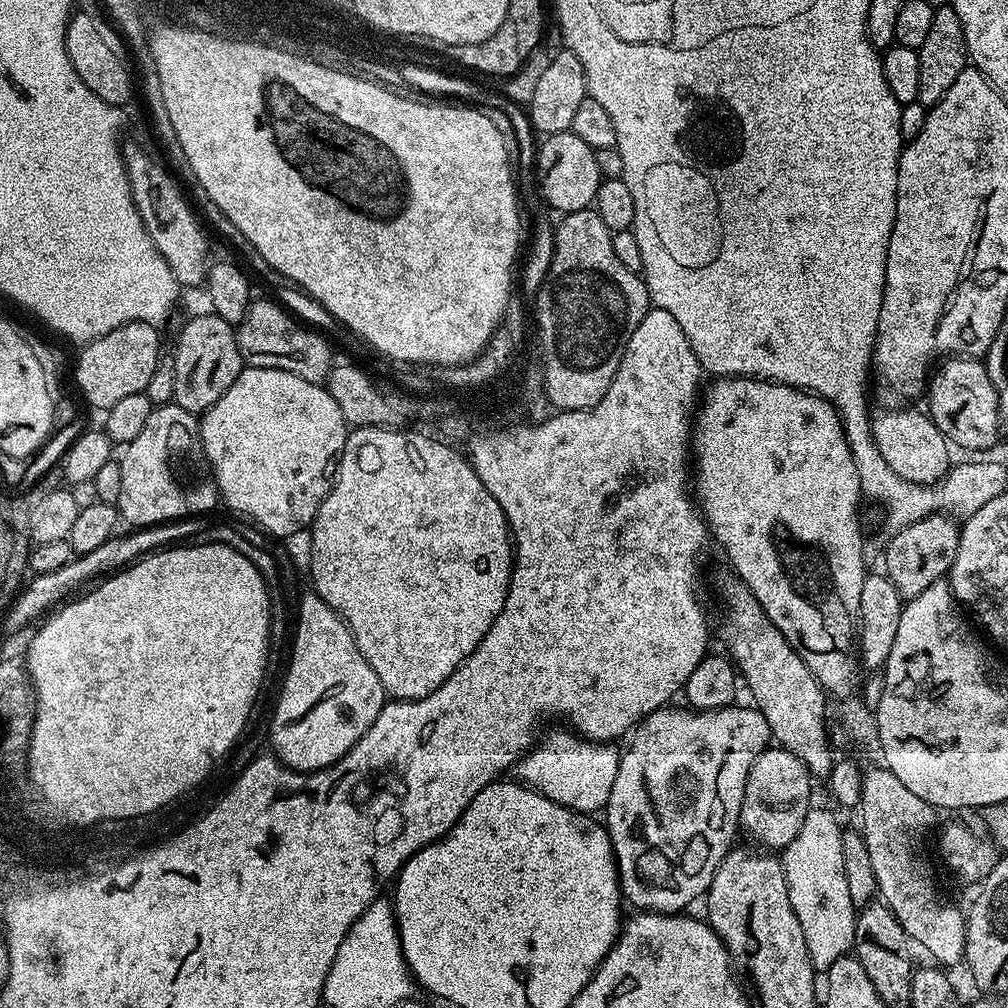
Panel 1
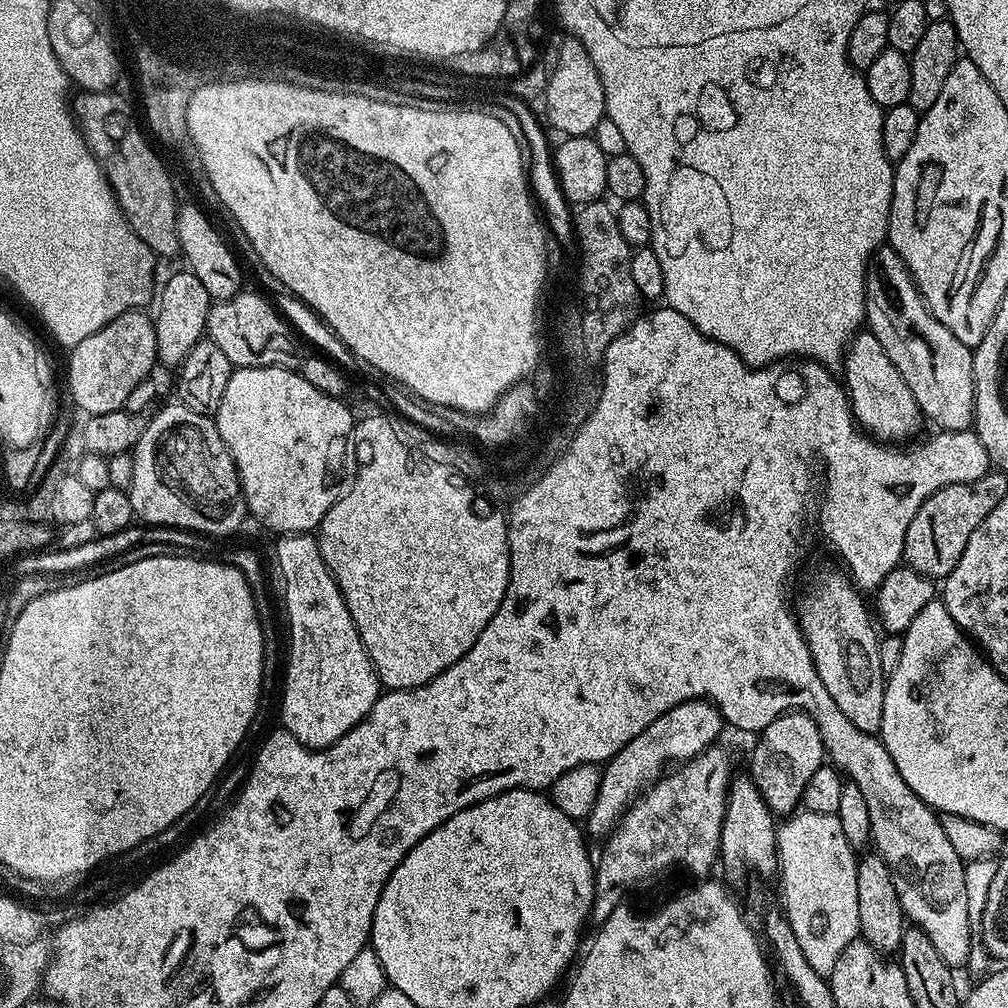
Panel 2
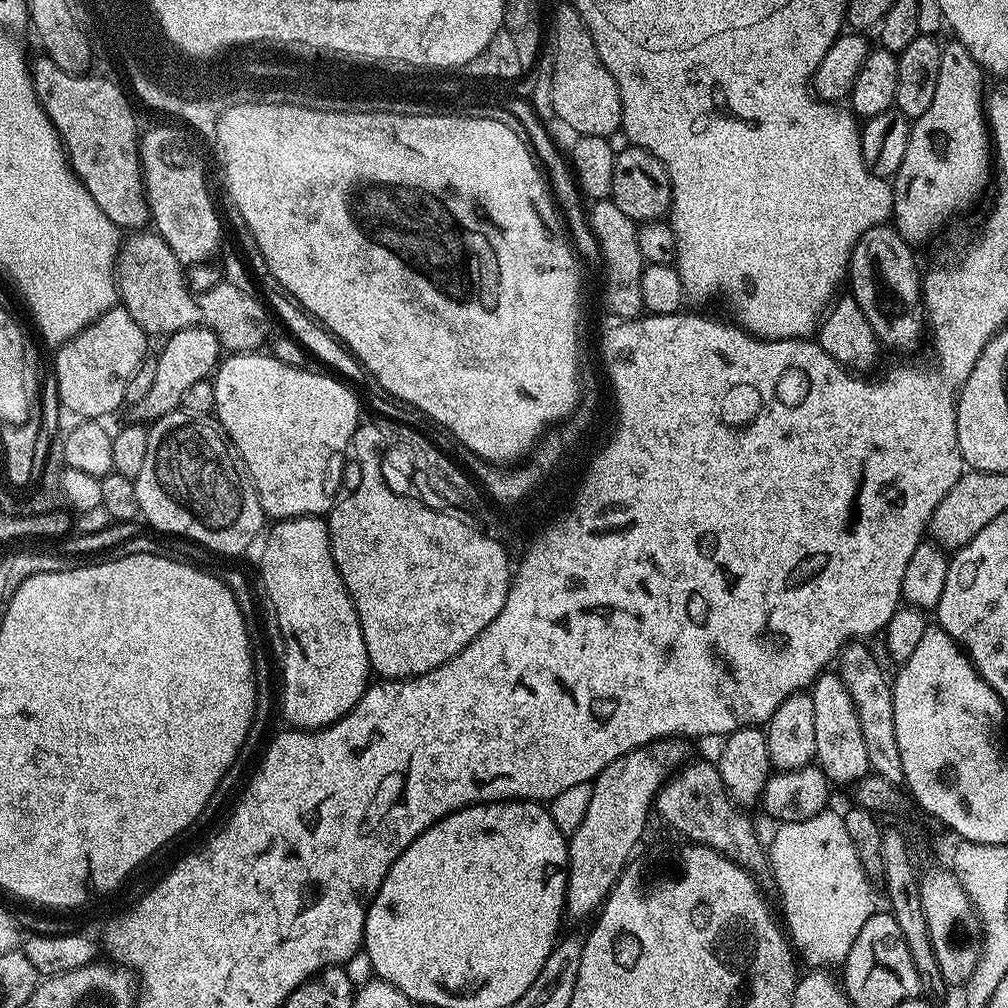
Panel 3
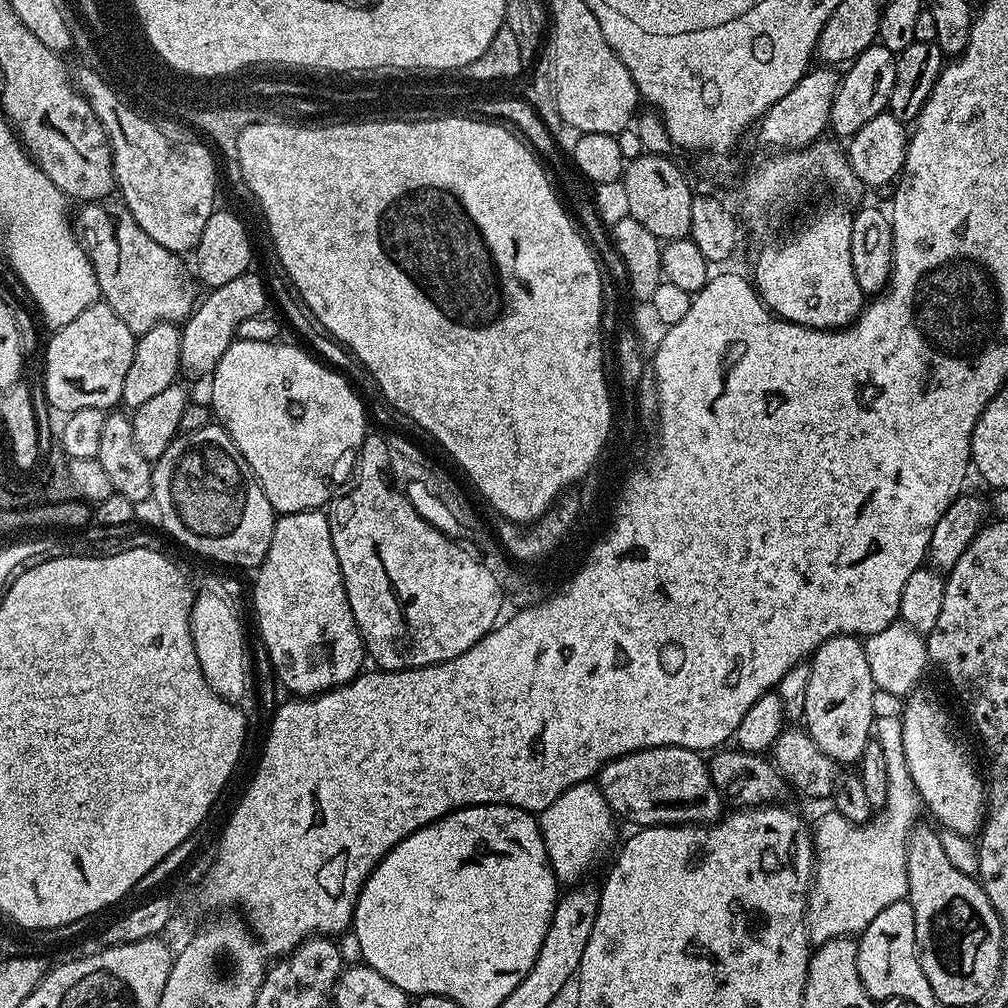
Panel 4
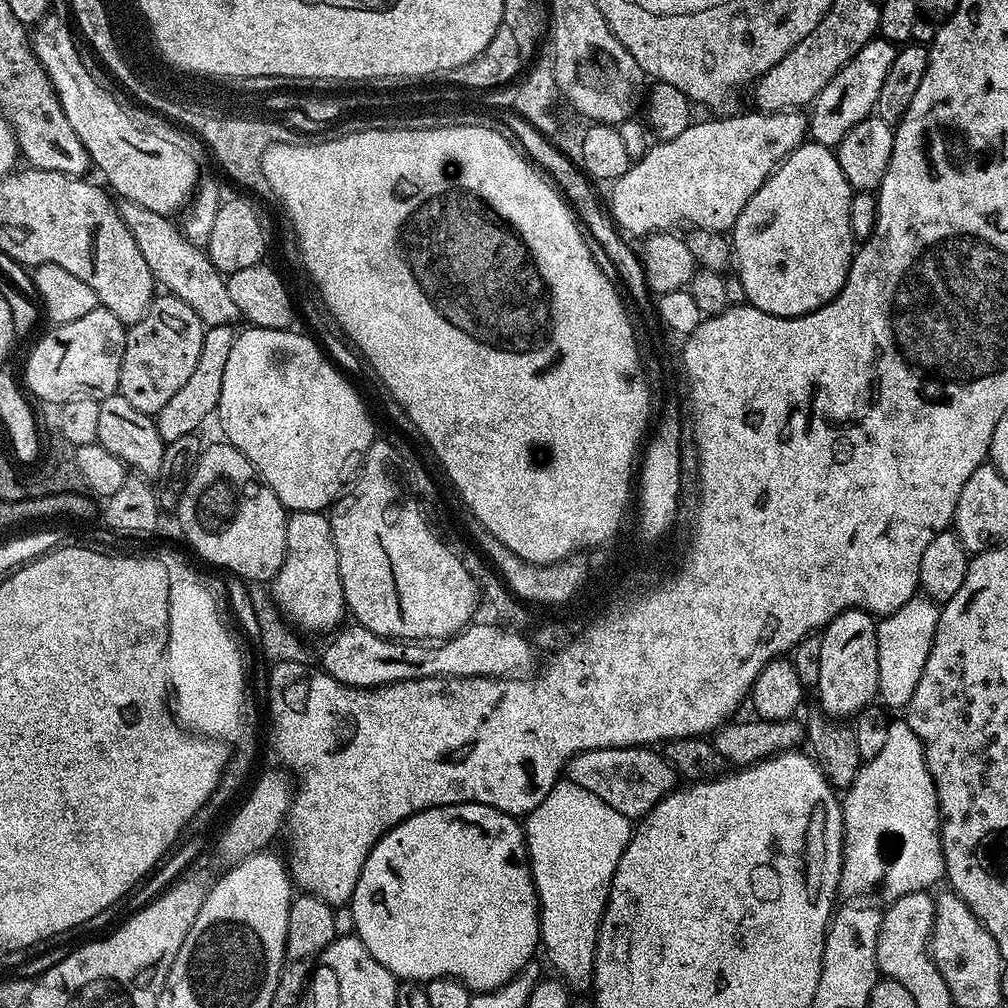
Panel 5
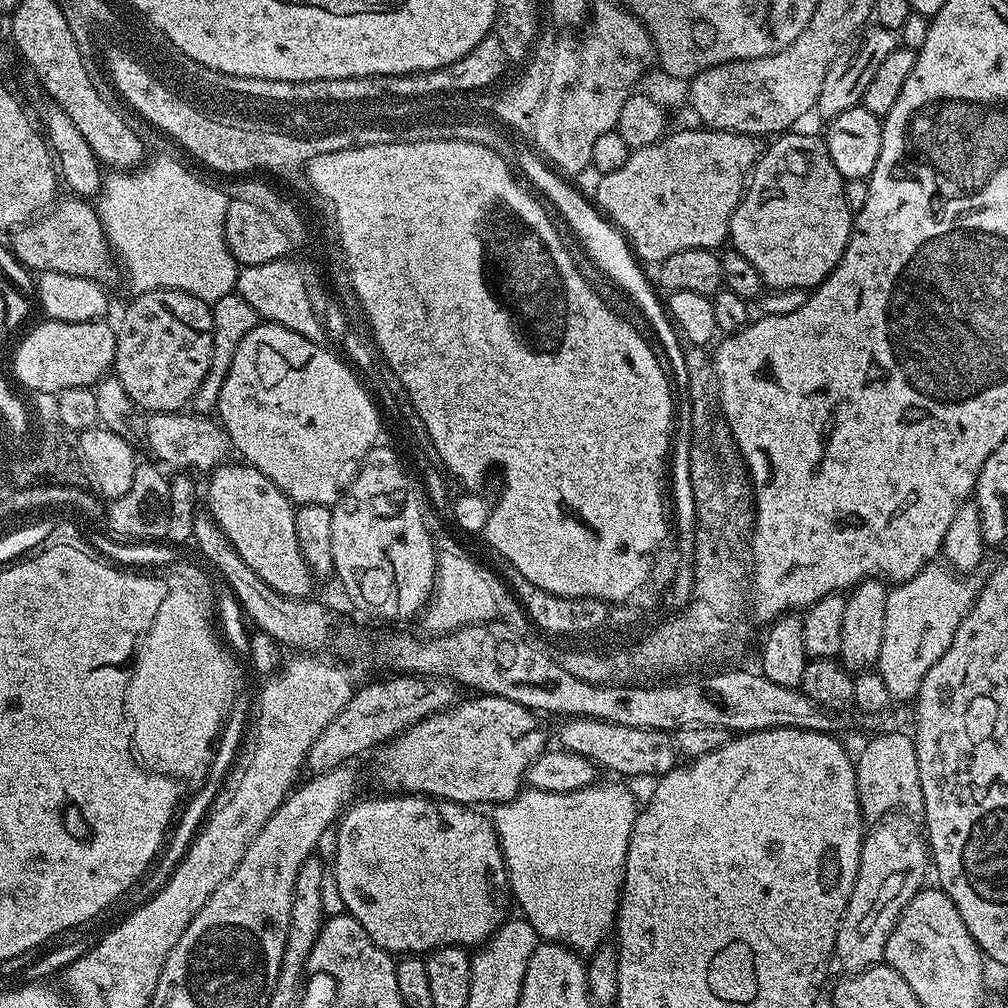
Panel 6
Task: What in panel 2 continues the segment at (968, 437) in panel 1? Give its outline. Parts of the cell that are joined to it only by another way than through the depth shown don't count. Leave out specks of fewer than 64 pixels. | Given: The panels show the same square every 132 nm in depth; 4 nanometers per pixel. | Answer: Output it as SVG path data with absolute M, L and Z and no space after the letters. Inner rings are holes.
M883 243L876 249L868 262L866 278L864 279L864 319L867 331L882 342L882 350L898 366L898 374L906 378L906 386L910 386L910 394L918 402L921 413L928 416L937 425L937 429L946 432L967 432L974 424L974 378L972 377L972 353L973 349L967 348L924 304L924 298L916 289L916 283L912 281L910 270L902 258L887 243Z

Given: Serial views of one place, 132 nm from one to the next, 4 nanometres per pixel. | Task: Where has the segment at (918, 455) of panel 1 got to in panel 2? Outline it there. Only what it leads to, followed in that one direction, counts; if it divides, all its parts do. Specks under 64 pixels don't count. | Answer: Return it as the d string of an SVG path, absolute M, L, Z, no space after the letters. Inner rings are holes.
M861 330L848 341L843 368L842 383L848 393L848 403L852 405L852 415L863 431L881 442L908 442L916 438L911 436L920 432L922 413L918 402L914 394L910 394L906 378L898 374L898 366L890 362L886 350L882 350L882 342L878 342L872 332Z

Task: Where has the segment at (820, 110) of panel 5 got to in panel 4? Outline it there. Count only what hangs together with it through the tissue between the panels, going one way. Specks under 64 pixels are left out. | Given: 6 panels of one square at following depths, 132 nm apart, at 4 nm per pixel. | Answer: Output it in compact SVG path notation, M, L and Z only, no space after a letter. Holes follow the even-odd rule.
M878 42L862 50L855 60L847 65L846 71L840 77L840 85L834 94L834 104L830 106L828 128L836 131L843 138L850 138L870 118L886 111L890 102L890 90L894 90L894 70L896 69L897 53L886 50Z

